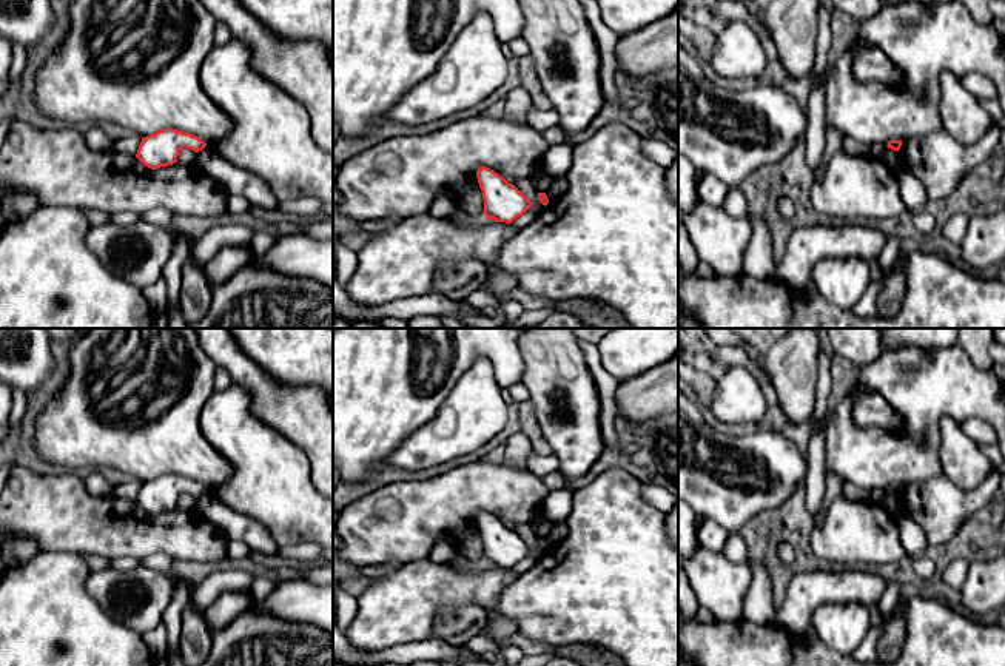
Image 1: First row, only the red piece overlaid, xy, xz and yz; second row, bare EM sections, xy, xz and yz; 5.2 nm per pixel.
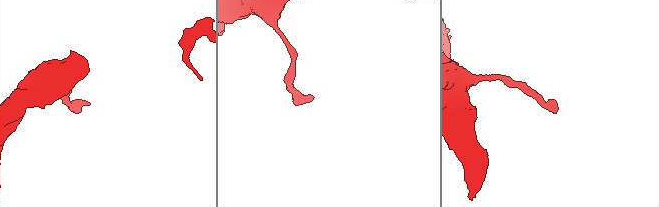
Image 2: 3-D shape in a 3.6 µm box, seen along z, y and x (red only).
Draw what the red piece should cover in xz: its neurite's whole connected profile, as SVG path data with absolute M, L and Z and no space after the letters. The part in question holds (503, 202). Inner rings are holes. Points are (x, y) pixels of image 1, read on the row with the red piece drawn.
M481 166L476 177L482 191L487 219L512 224L532 207L532 202L515 185L493 170Z

